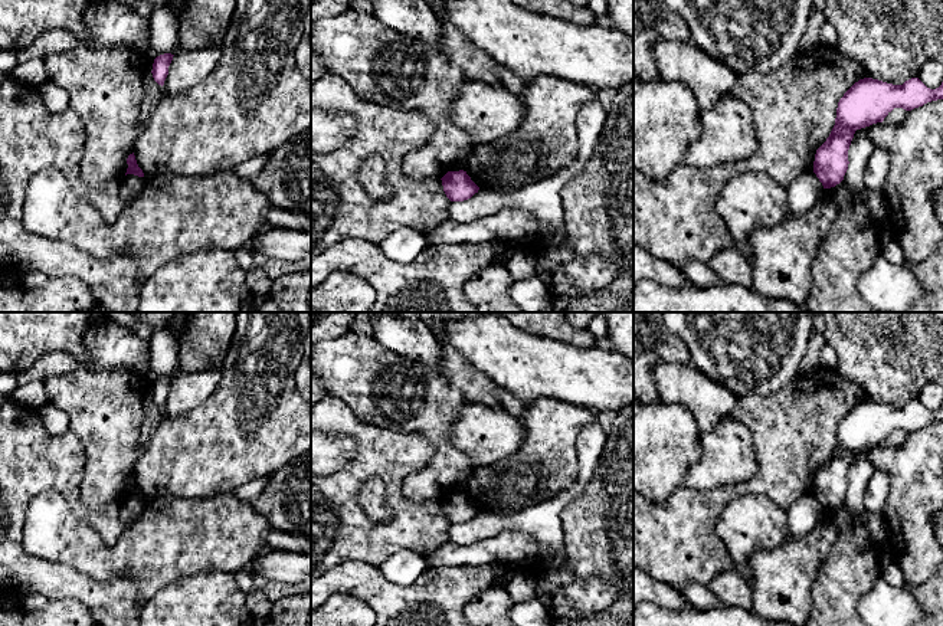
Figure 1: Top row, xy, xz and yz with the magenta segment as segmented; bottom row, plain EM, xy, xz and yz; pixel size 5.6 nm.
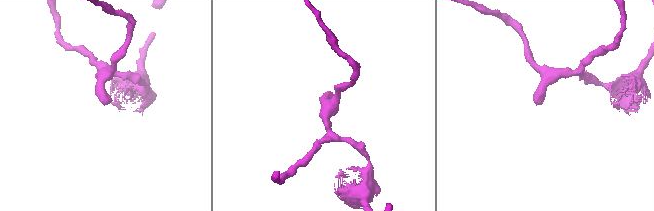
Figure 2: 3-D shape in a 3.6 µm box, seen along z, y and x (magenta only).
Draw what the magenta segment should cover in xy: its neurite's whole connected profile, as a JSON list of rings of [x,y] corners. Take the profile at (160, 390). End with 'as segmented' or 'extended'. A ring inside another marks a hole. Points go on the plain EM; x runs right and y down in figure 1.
[[[164,376],[154,381],[151,396],[153,396],[154,403],[161,409],[164,407],[164,403],[168,397],[168,389],[173,383],[173,378],[174,377],[171,376]]] | as segmented

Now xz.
[[[464,492],[448,494],[441,502],[443,514],[451,524],[468,522],[479,512]]] | as segmented

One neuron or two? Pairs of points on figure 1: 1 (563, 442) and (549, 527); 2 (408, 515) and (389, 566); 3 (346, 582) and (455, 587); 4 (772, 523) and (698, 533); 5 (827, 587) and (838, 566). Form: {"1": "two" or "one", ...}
{"1": "two", "2": "two", "3": "one", "4": "two", "5": "one"}

